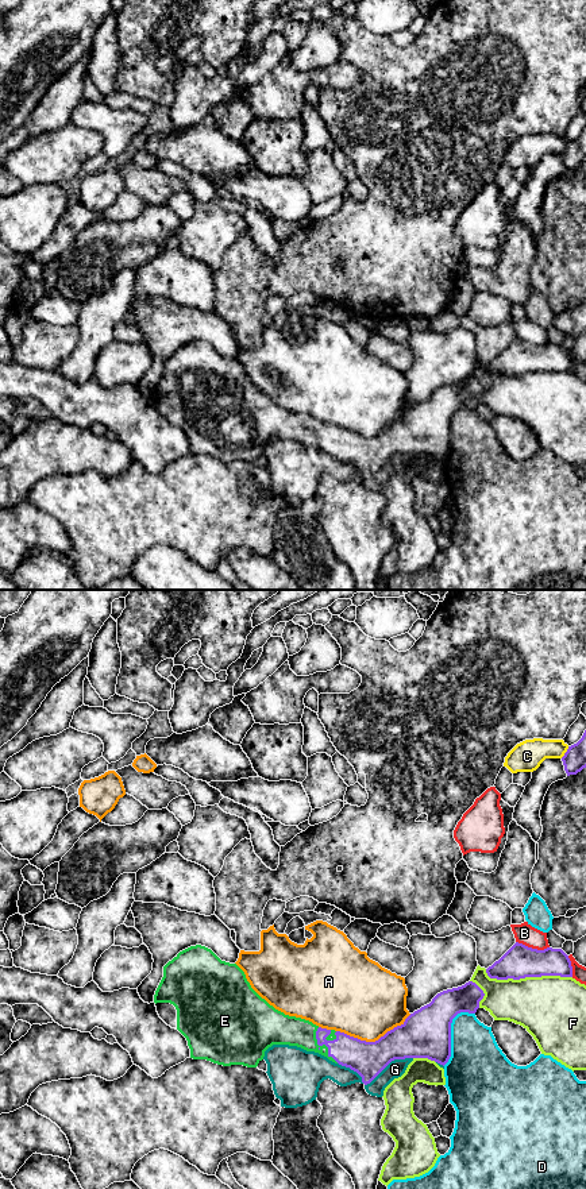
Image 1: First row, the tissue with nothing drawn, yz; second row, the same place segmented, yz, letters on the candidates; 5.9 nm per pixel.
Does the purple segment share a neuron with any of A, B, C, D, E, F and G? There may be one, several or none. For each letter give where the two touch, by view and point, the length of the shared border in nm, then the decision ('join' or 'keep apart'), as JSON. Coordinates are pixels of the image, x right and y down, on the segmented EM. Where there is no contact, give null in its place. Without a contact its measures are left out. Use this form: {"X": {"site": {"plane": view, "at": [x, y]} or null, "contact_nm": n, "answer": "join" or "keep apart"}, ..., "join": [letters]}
{"A": {"site": {"plane": "yz", "at": [373, 1042]}, "contact_nm": 460, "answer": "keep apart"}, "B": {"site": {"plane": "yz", "at": [531, 948]}, "contact_nm": 200, "answer": "keep apart"}, "C": {"site": {"plane": "yz", "at": [566, 752]}, "contact_nm": 90, "answer": "keep apart"}, "D": {"site": {"plane": "yz", "at": [450, 1031]}, "contact_nm": 380, "answer": "keep apart"}, "E": {"site": {"plane": "yz", "at": [323, 1043]}, "contact_nm": 240, "answer": "join"}, "F": {"site": {"plane": "yz", "at": [527, 976]}, "contact_nm": 500, "answer": "keep apart"}, "G": {"site": {"plane": "yz", "at": [373, 1079]}, "contact_nm": 440, "answer": "keep apart"}, "join": ["E"]}

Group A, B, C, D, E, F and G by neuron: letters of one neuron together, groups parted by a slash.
A / B / C / D / E / F / G

